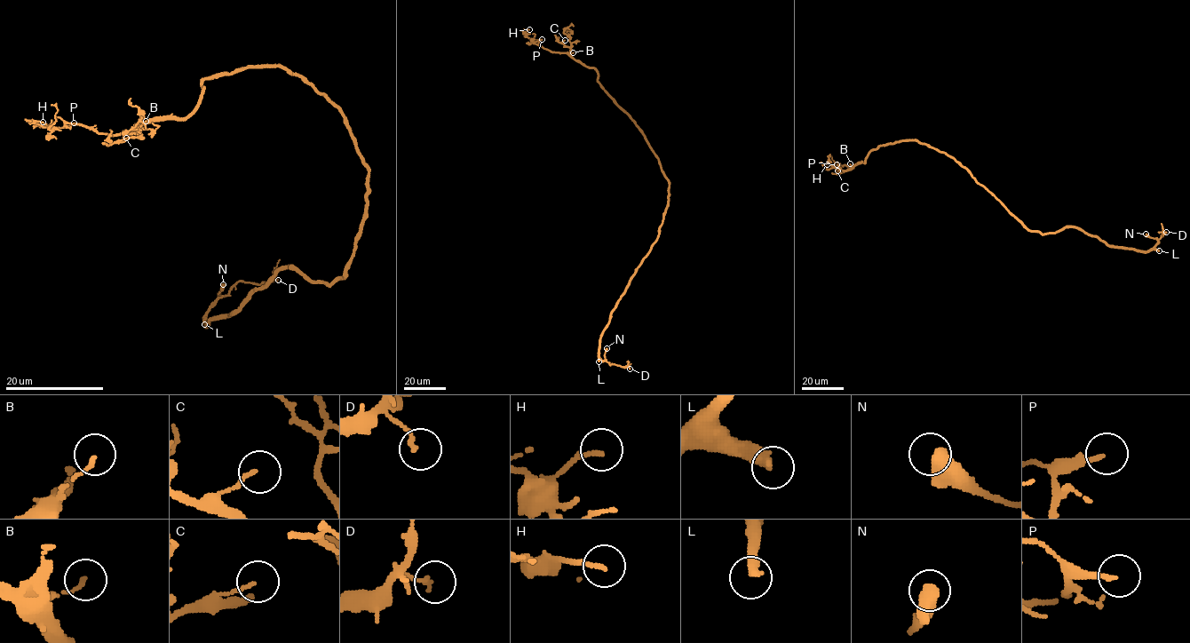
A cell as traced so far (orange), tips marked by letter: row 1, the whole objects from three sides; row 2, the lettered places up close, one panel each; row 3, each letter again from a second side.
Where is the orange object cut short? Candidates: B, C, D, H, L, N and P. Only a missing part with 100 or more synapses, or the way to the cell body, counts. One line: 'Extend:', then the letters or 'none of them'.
Extend: L

